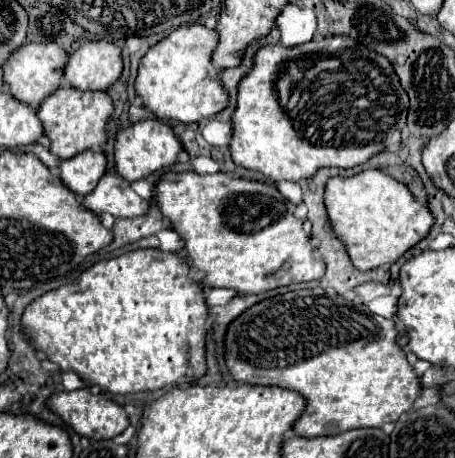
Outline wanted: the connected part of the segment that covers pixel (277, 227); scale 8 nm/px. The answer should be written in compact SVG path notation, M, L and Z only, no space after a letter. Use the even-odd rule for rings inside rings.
M166 172L160 182L156 184L156 202L162 210L162 214L172 222L174 230L182 236L184 240L184 250L186 254L192 258L194 266L198 270L204 270L208 276L202 280L204 286L208 288L234 288L240 294L260 294L260 292L268 292L280 286L290 286L290 284L298 284L298 282L308 282L308 280L318 280L324 276L324 260L314 256L314 246L310 242L310 236L304 232L302 224L304 220L294 216L296 204L288 202L274 184L264 184L264 182L256 182L256 180L246 180L246 178L232 178L226 172L218 172L218 174L198 174L198 172Z

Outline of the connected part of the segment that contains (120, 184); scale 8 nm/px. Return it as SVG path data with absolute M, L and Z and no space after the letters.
M106 174L96 190L84 196L82 202L94 214L112 214L114 218L136 218L150 210L150 202L142 200L130 186L128 180L120 178L118 174Z

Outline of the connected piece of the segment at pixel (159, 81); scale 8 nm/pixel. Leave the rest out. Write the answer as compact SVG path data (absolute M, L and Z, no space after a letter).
M202 24L180 26L152 46L142 58L136 78L136 92L146 108L162 120L180 120L184 124L222 112L230 96L220 80L220 72L212 66L212 50L216 50L216 30Z

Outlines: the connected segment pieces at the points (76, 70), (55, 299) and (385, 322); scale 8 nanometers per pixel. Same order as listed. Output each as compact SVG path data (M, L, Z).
M108 40L84 42L64 70L64 82L78 90L108 90L122 74L122 48Z
M144 248L102 260L88 268L74 286L62 286L36 298L24 312L26 334L32 334L36 350L56 362L64 372L74 370L90 384L110 394L160 390L190 384L202 378L206 366L206 318L208 306L204 286L188 276L188 262L176 252Z
M324 288L294 290L254 304L230 324L226 364L238 382L296 390L308 400L306 412L294 424L294 434L304 438L332 436L352 428L382 428L386 422L396 422L404 412L412 410L422 392L422 384L406 352L396 346L396 338L394 320L370 312L368 306L348 302L338 294L328 294Z

